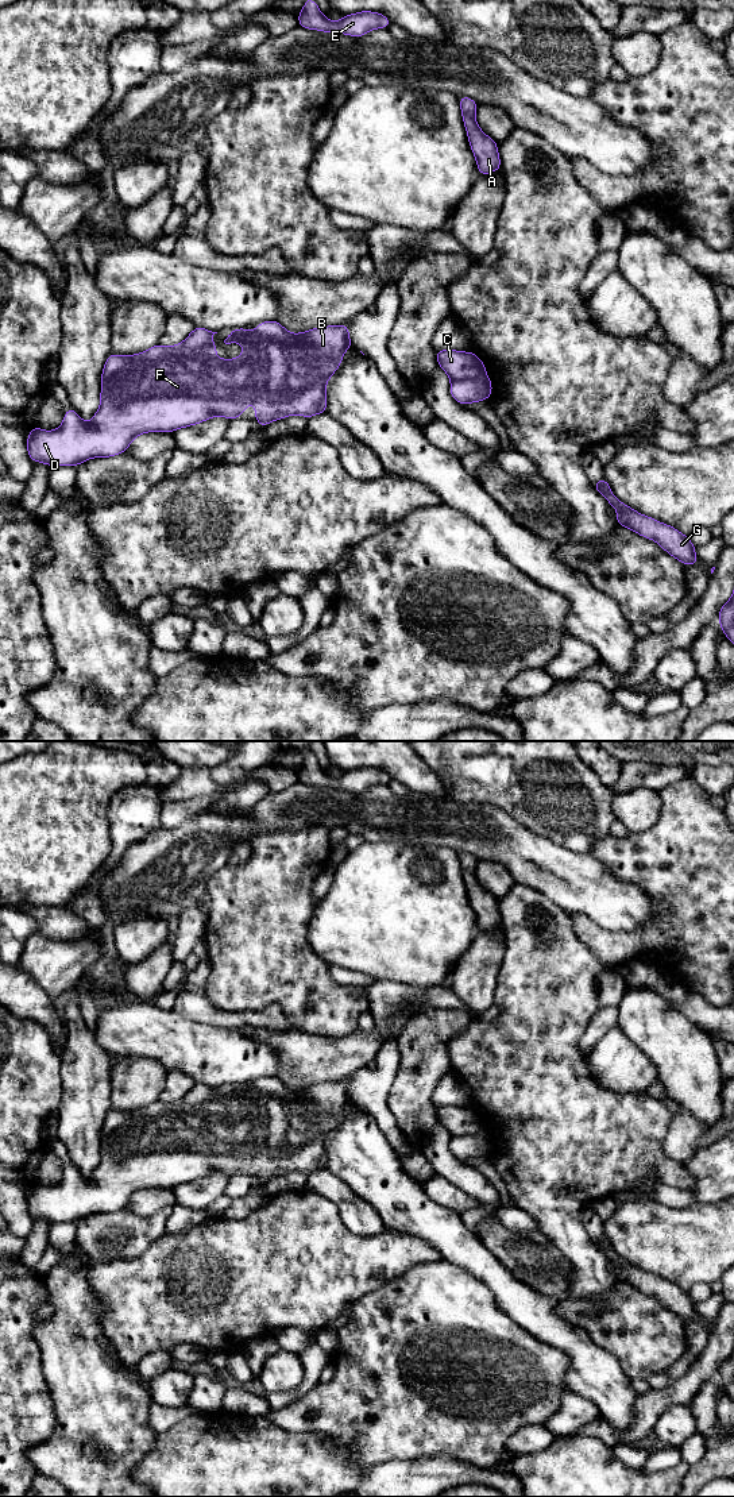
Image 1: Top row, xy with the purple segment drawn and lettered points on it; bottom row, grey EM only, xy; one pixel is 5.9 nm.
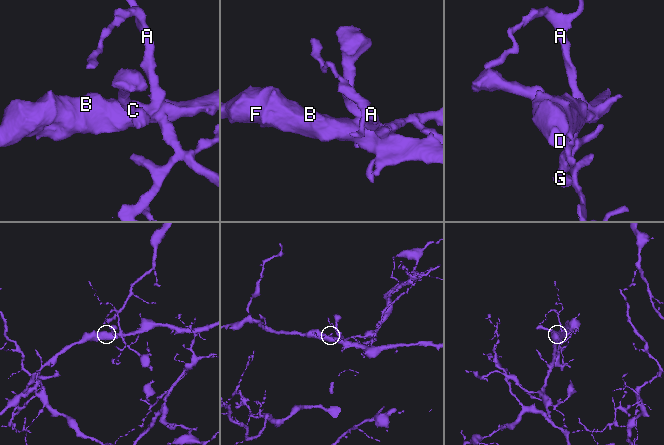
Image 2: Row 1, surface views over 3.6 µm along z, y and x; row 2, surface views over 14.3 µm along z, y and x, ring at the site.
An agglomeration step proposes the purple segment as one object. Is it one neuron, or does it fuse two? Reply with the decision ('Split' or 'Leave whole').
Split

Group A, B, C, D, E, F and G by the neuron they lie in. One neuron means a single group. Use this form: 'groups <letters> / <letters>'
groups A E G / B C D F

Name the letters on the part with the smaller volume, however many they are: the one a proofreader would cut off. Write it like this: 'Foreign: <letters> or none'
Foreign: A, E, G

